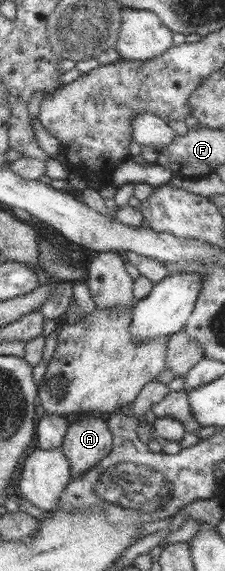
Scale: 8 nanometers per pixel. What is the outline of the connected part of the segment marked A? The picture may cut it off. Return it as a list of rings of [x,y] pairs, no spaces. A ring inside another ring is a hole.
[[[84,416],[72,421],[64,446],[69,458],[73,479],[84,476],[113,451],[114,435],[109,428],[108,417]]]

